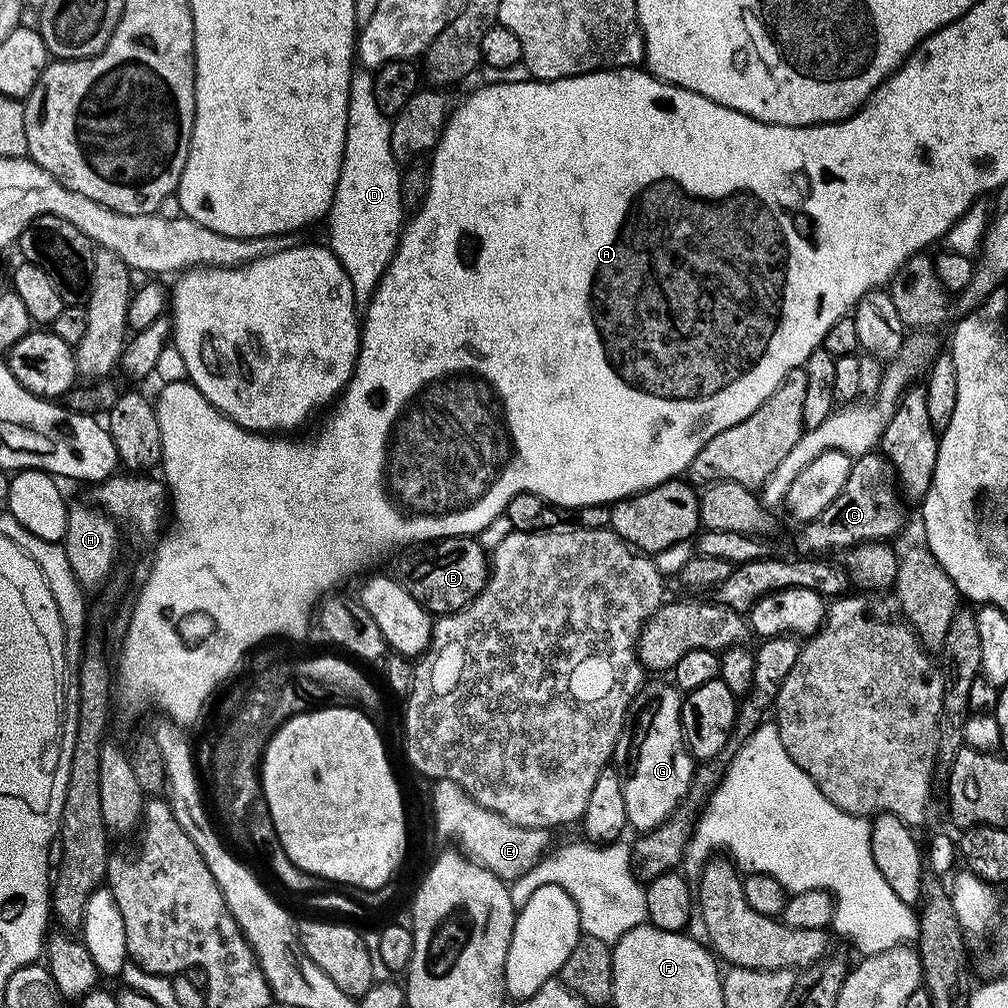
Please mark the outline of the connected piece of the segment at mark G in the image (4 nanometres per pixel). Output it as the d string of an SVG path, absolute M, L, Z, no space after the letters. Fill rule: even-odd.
M647 681L642 687L638 694L639 699L644 700L645 704L650 706L652 705L652 709L648 712L648 721L644 724L644 733L640 736L640 749L636 752L636 757L632 760L632 769L629 770L628 776L623 777L622 780L622 798L626 798L626 814L628 815L628 823L634 829L637 828L637 833L643 834L646 832L653 832L657 826L660 824L665 824L666 821L681 807L680 799L685 795L686 797L689 795L691 786L692 786L692 777L694 775L694 761L692 758L691 752L688 751L688 744L684 741L684 731L682 730L681 724L681 706L683 704L683 697L679 692L679 689L674 687L671 683L664 684L662 682L651 682Z

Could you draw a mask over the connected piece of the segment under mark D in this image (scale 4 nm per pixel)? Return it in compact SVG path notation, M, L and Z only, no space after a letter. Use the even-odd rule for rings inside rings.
M360 70L350 82L344 157L332 207L326 217L327 247L332 249L338 262L342 262L342 270L350 274L350 286L354 286L354 294L360 302L371 300L376 292L378 282L400 244L402 225L406 220L404 204L400 201L398 161L390 146L392 121L378 110L372 78L371 71Z

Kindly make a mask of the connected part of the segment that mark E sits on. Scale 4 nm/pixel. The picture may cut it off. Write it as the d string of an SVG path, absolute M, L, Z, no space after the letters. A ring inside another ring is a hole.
M449 779L435 781L432 786L433 821L441 833L457 836L461 851L469 859L490 869L505 882L516 880L545 855L549 833L543 828L522 828L501 813L494 813L472 799L464 788Z

